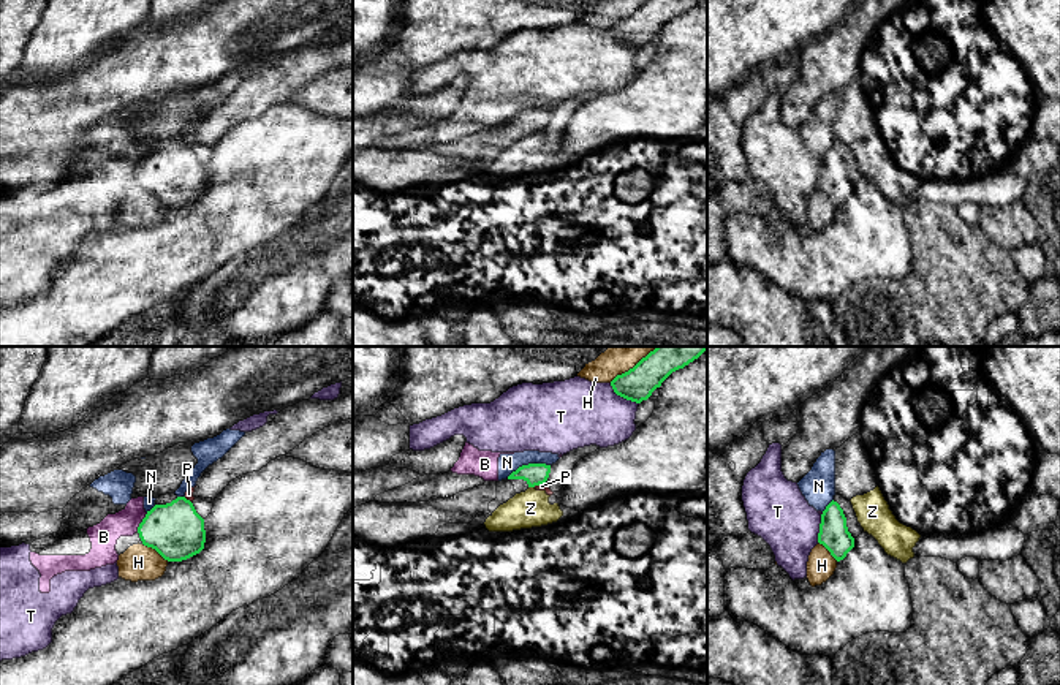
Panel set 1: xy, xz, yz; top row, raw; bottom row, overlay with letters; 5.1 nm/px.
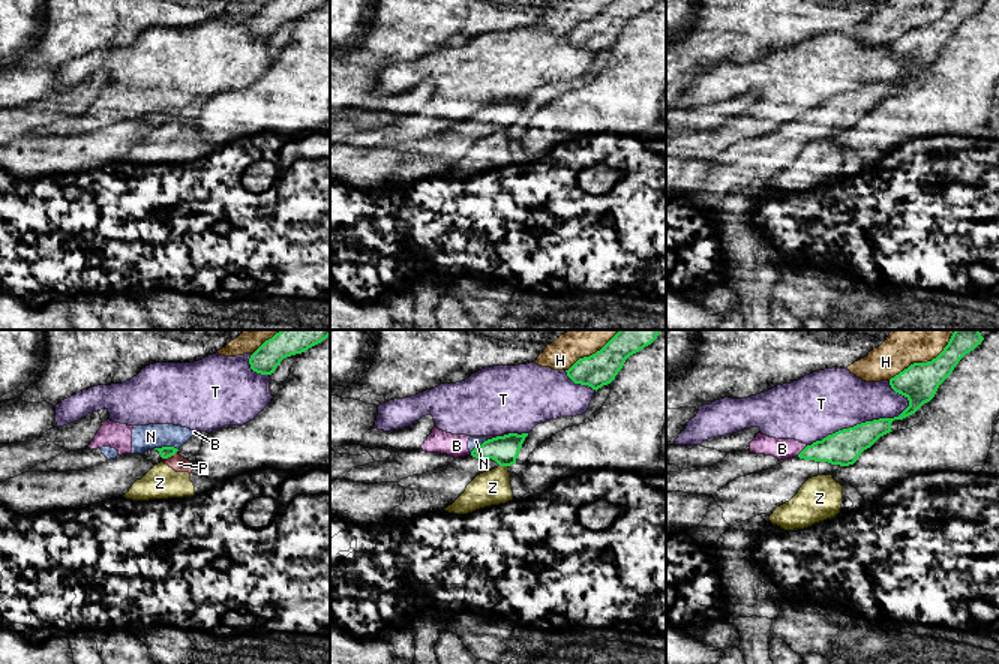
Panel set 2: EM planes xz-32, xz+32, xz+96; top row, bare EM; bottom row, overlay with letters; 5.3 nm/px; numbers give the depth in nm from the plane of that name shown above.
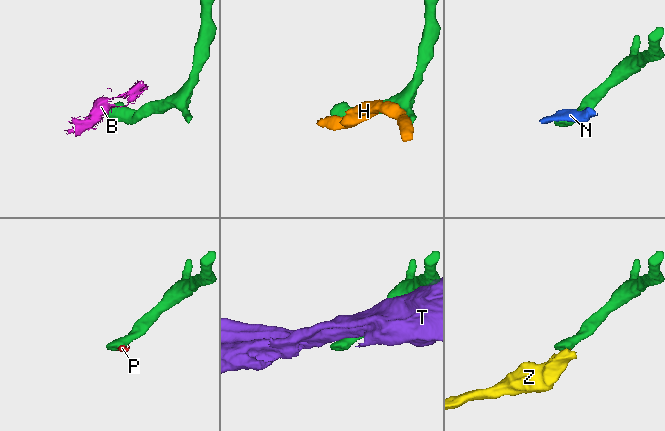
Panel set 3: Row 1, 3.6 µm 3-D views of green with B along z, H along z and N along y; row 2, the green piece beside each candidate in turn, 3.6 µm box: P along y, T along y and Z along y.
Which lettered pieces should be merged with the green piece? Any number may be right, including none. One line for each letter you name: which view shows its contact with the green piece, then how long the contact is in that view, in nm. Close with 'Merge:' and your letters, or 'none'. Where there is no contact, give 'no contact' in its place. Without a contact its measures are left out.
Merge: none

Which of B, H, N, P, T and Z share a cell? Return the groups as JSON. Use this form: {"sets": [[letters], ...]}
{"sets": [["B", "N", "T"], ["H"], ["P", "Z"]]}

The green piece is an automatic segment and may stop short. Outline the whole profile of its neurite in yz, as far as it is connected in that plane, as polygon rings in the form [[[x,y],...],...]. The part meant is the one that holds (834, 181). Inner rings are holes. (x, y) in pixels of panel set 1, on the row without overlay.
[[[831,147],[821,160],[818,188],[840,207],[854,193],[854,184],[848,177],[846,163],[837,147]]]

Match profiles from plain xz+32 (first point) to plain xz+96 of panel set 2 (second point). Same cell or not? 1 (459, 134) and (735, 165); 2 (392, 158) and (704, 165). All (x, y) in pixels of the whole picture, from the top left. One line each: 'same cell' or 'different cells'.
1: same cell
2: same cell

